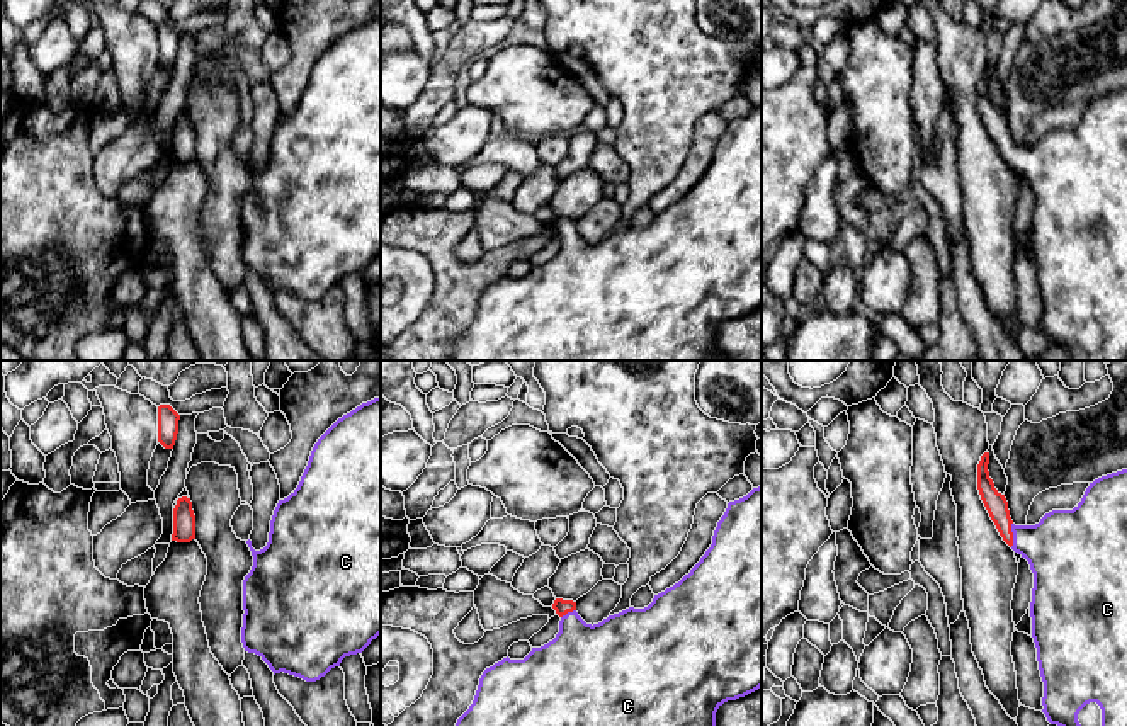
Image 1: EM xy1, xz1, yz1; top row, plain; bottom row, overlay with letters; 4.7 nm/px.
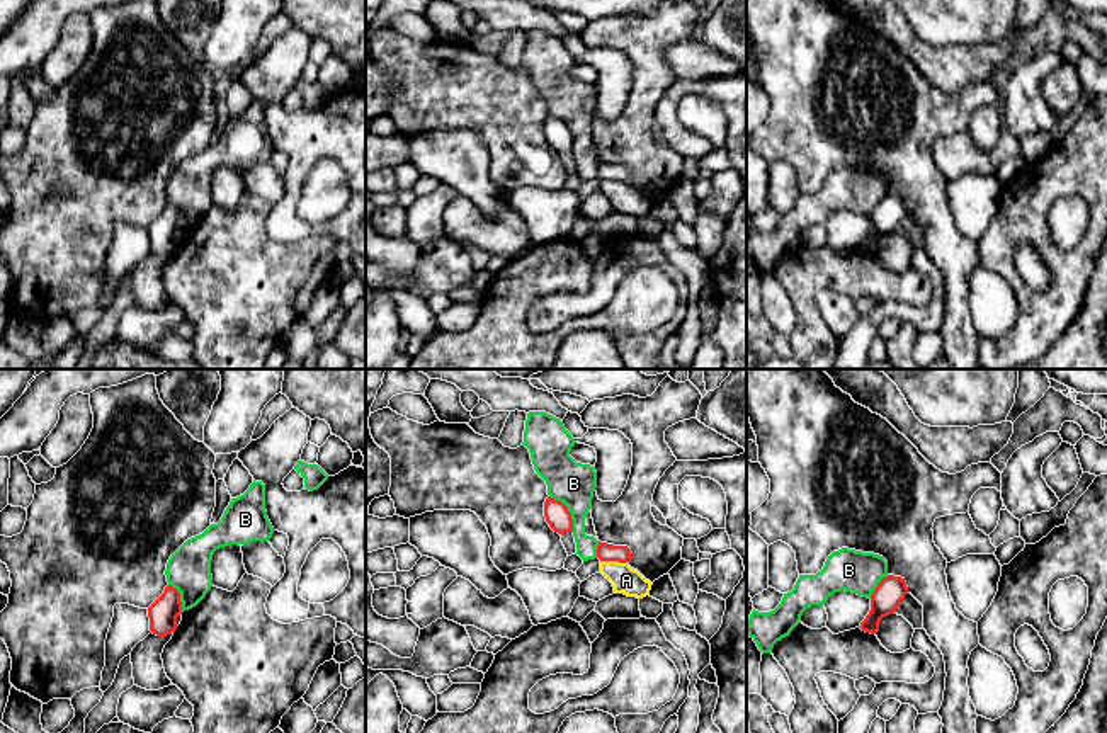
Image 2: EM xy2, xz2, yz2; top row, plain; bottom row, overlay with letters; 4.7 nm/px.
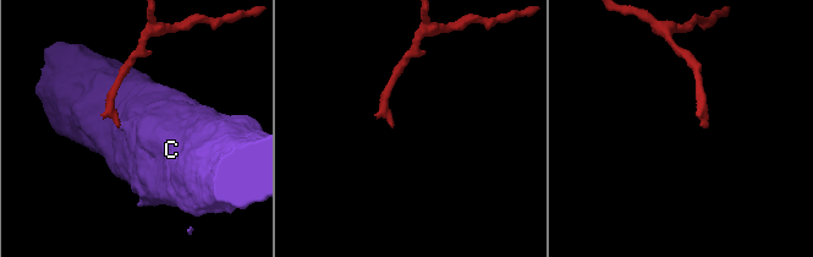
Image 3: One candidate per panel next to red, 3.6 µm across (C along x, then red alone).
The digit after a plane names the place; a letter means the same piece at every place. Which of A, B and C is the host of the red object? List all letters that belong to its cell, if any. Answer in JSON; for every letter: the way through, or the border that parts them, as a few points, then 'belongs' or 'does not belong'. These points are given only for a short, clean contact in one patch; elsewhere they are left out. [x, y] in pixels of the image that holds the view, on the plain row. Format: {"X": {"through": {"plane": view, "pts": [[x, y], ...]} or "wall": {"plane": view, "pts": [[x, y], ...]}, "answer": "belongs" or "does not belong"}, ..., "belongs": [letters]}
{"A": {"answer": "does not belong"}, "B": {"wall": {"plane": "xz2", "pts": [[550, 114], [565, 125], [573, 150]]}, "answer": "does not belong"}, "C": {"through": {"plane": "yz1", "pts": [[996, 124], [1005, 147], [1012, 153], [1051, 167], [1063, 167]]}, "answer": "belongs"}, "belongs": ["C"]}

